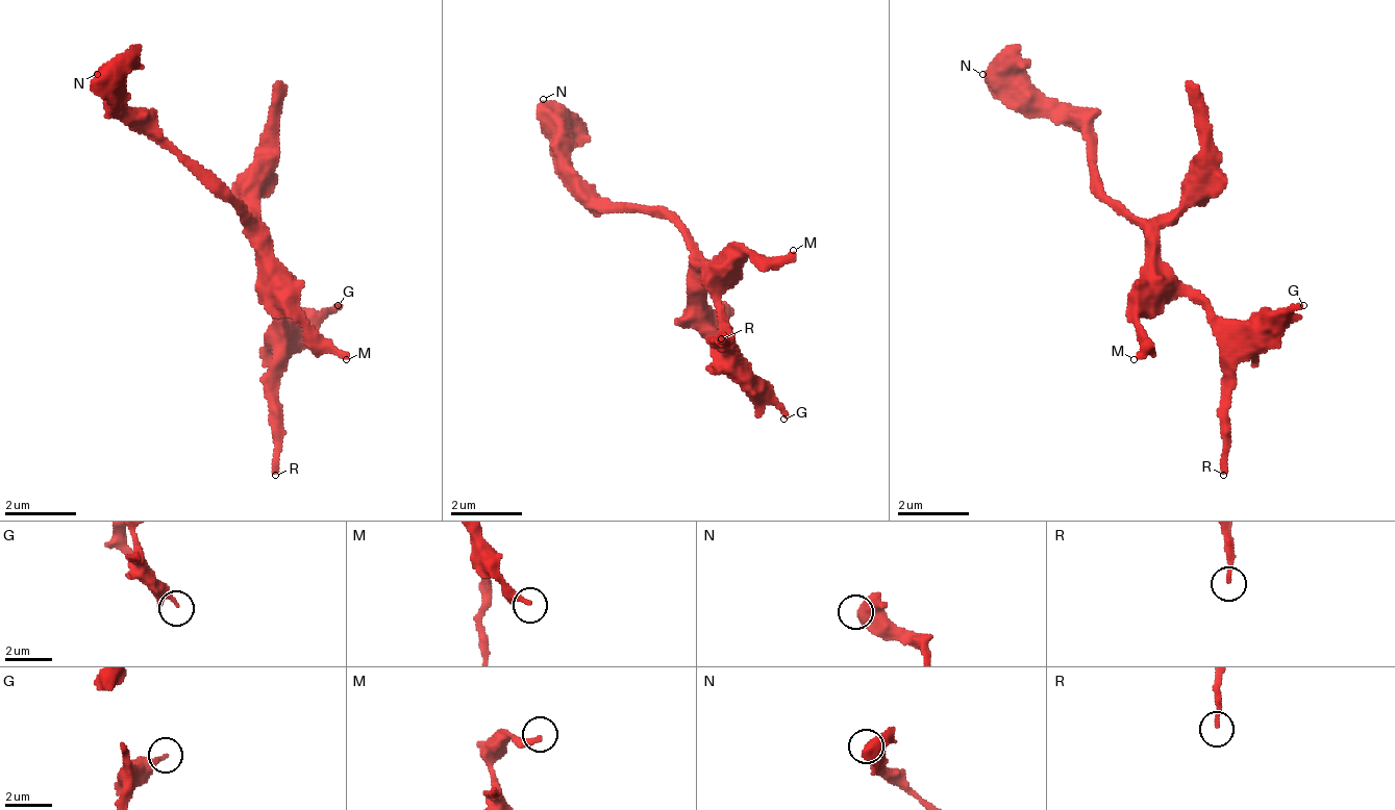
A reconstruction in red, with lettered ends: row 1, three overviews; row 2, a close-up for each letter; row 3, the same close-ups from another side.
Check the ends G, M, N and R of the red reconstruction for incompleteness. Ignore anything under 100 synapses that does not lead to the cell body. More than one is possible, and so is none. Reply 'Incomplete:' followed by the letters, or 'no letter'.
Incomplete: no letter

